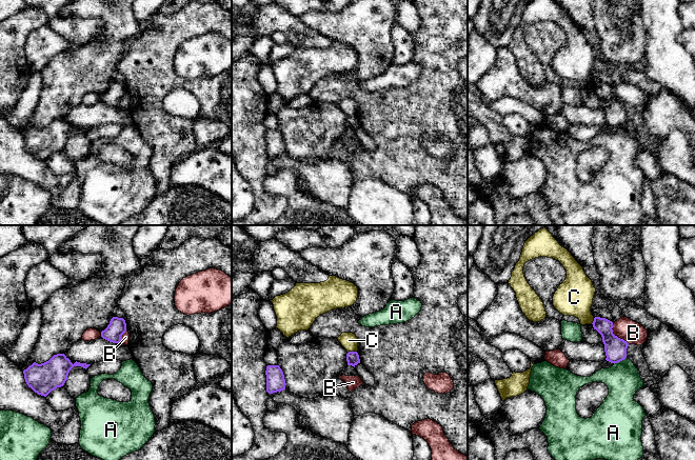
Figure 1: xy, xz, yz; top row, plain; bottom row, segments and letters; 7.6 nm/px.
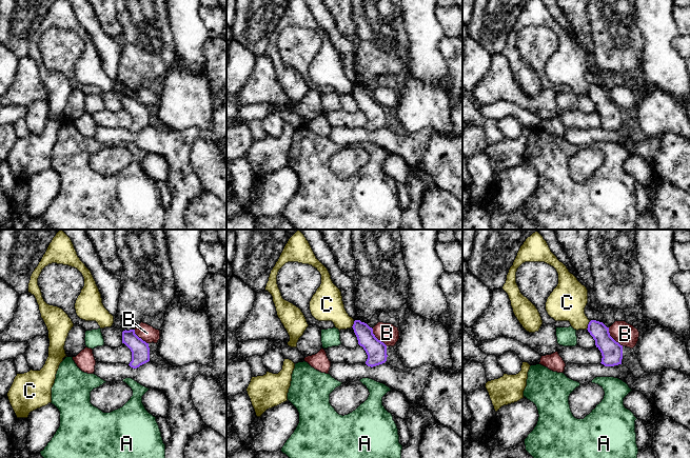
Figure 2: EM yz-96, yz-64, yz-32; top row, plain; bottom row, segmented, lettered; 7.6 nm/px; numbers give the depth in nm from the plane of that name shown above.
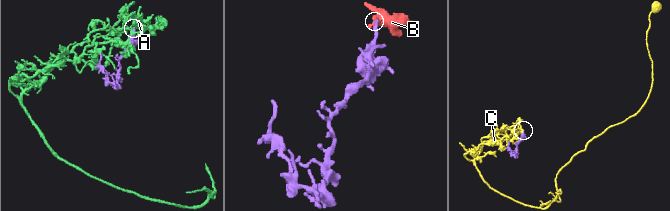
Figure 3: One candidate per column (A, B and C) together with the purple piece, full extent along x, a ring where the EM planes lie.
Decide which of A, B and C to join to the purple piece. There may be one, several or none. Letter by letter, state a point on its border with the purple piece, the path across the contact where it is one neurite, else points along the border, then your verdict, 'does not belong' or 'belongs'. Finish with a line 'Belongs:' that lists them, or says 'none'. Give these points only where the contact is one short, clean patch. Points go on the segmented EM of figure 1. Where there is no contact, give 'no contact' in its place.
A: yz (620, 360) | does not belong
B: yz (616, 336) | along yz (612, 322), (612, 332), (629, 343) | does not belong
C: xz (352, 352) | along xz (356, 351), (348, 353) | does not belong
Belongs: none

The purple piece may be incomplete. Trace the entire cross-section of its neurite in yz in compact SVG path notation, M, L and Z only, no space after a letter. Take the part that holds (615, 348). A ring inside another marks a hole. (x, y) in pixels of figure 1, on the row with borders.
M595 317L593 327L602 337L604 344L605 360L611 363L618 363L627 358L629 343L613 334L613 322L600 317Z

